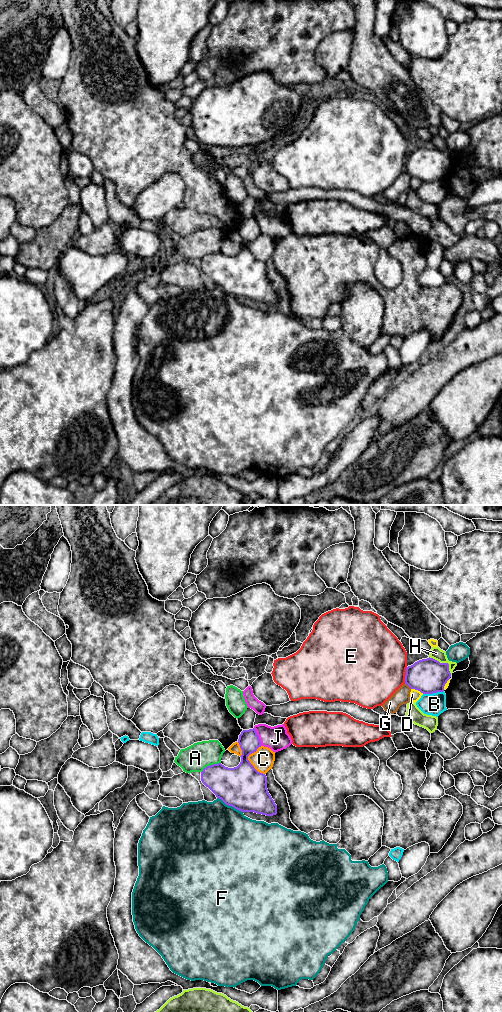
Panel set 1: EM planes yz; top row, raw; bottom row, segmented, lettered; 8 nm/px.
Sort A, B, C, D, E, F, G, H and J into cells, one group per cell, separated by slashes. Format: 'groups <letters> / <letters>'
groups A / B / C / D / E / F / G / H / J

